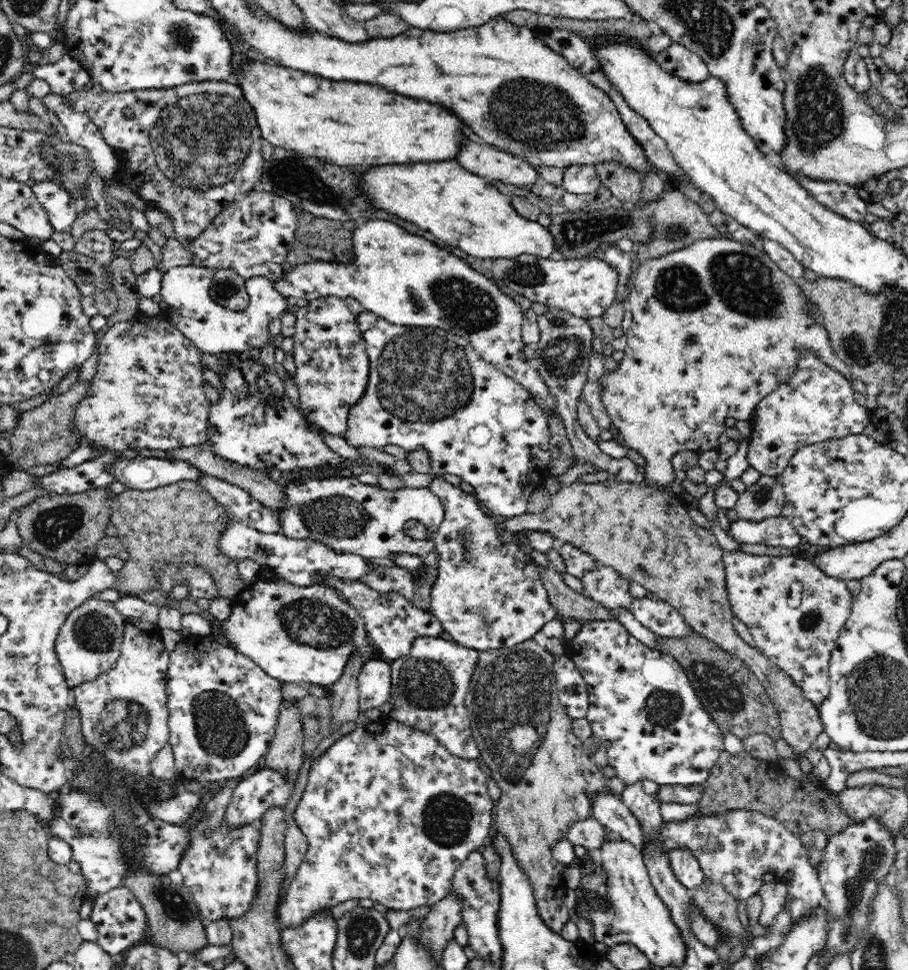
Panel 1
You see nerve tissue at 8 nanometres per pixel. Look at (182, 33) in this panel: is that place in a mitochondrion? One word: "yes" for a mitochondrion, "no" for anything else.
yes

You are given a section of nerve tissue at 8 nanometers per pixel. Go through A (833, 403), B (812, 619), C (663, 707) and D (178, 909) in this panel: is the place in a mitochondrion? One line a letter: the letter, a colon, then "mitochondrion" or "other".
A: other
B: mitochondrion
C: mitochondrion
D: mitochondrion

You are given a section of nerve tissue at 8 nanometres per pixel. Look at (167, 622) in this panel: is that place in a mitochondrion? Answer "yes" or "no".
no

